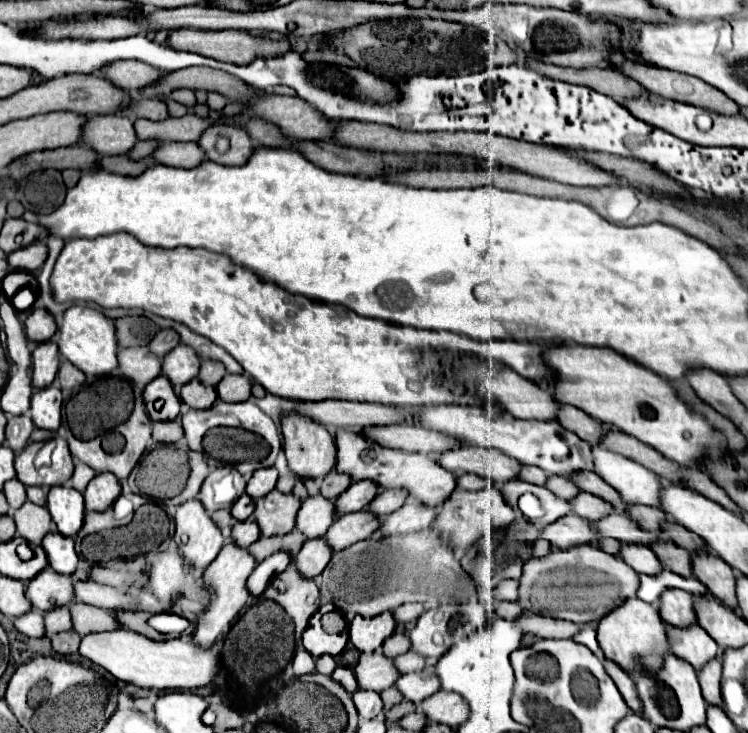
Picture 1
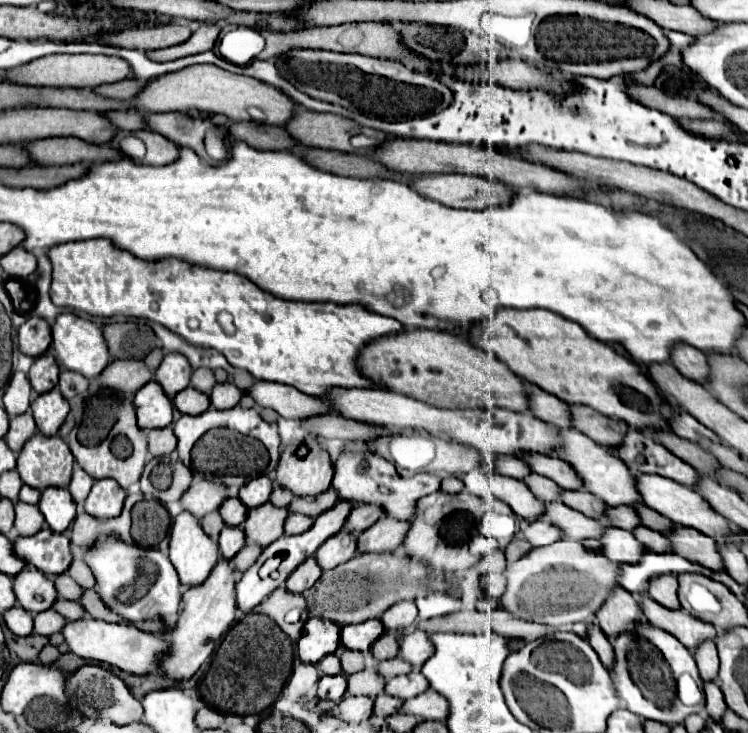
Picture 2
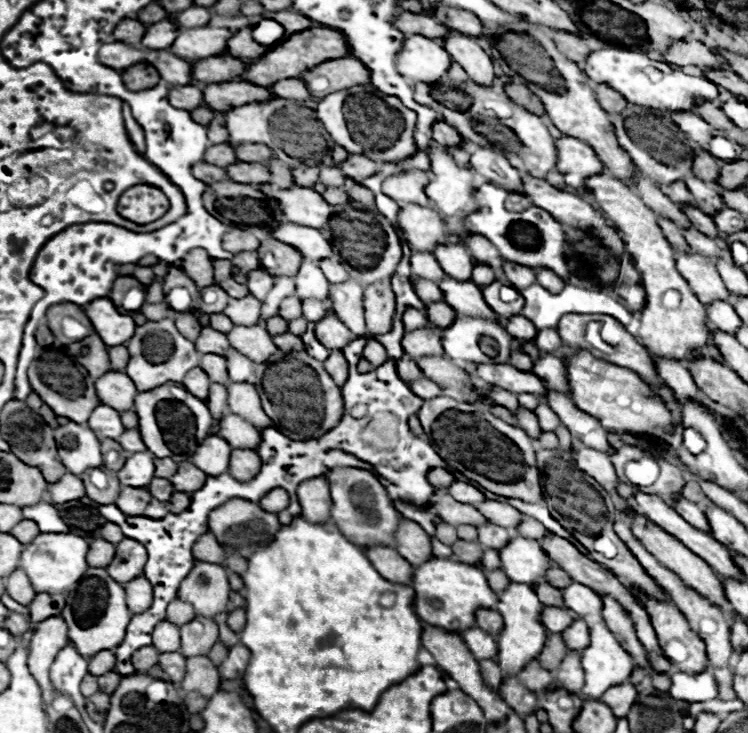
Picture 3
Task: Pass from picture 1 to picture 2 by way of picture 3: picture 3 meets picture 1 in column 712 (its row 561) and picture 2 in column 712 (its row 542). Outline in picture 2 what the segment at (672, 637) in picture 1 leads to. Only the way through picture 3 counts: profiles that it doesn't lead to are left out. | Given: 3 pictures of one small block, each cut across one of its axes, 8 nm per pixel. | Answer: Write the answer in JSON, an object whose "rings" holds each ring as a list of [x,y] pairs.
{"rings":[[[640,596],[640,604],[650,624],[676,636],[688,650],[694,650],[702,642],[716,638],[716,628],[712,624],[706,624],[702,620],[698,622],[686,610],[670,612],[668,608],[662,608],[658,602],[652,602],[648,596]]]}

